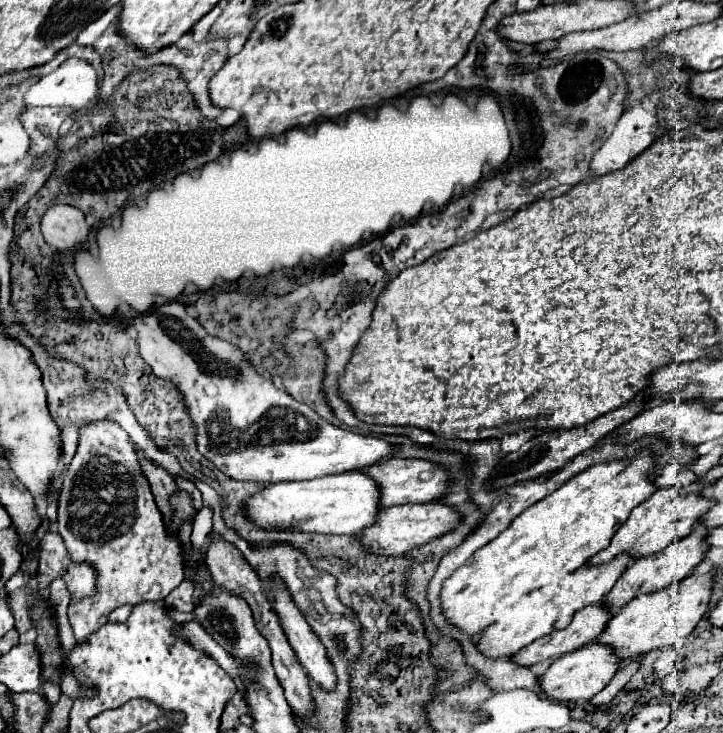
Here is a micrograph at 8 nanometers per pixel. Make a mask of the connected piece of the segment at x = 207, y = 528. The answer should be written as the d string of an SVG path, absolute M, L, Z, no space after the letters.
M203 507L192 524L191 542L195 549L202 550L206 543L206 535L212 530L213 511L209 507Z

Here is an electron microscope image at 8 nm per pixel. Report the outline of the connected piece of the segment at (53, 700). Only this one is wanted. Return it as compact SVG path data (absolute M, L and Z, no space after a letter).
M55 681L42 682L40 688L37 690L38 694L46 696L46 699L50 704L55 705L61 696L60 685Z

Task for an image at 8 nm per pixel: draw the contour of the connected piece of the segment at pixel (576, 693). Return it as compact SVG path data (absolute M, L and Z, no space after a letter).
M590 642L574 652L568 652L566 656L556 658L550 664L550 668L540 676L540 684L544 692L558 702L580 702L582 704L582 702L588 702L592 696L596 696L600 690L604 690L618 670L620 670L618 658L610 654L610 648L606 648L606 644Z

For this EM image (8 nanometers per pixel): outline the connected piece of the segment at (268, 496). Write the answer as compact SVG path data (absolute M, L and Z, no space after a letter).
M362 470L304 482L270 484L254 498L246 500L246 512L260 528L296 528L324 534L360 534L370 524L376 524L380 510L382 506L376 480Z

